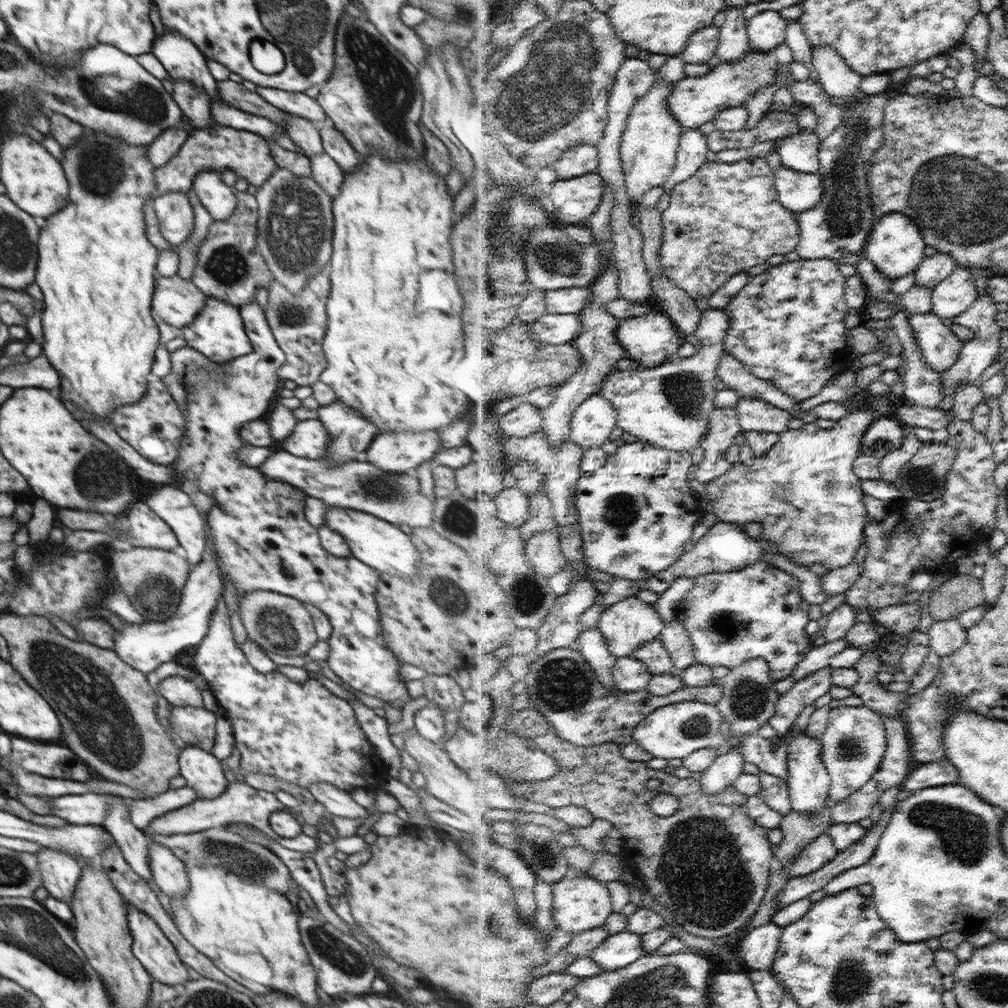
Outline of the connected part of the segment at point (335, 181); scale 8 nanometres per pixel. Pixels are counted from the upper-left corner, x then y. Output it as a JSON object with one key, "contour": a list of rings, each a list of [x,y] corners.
{"contour":[[[326,153],[312,155],[311,161],[312,177],[314,181],[334,198],[340,193],[340,185],[344,181],[344,172],[340,165]]]}

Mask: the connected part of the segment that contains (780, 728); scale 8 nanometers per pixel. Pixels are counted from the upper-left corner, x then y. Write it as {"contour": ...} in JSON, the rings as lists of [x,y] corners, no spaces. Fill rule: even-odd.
{"contour":[[[833,666],[812,673],[798,681],[787,693],[780,698],[778,712],[769,723],[780,736],[791,733],[798,718],[808,705],[814,704],[822,696],[832,691],[836,685],[832,678]]]}

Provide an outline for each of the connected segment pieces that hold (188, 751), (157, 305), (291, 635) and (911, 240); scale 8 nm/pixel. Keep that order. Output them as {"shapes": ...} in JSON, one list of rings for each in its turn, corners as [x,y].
{"shapes":[[[[198,745],[183,747],[178,765],[186,786],[198,793],[198,798],[216,798],[226,790],[228,781],[222,772],[222,764]]],[[[177,274],[173,278],[157,277],[152,293],[152,314],[166,324],[181,330],[194,321],[194,317],[204,307],[204,301],[206,301],[206,294],[197,290],[192,281],[182,279]]],[[[252,591],[240,597],[239,614],[247,633],[256,644],[276,653],[276,656],[304,656],[319,638],[315,632],[314,622],[305,603],[297,598],[272,591]]],[[[892,212],[879,216],[865,255],[874,259],[874,262],[892,279],[898,280],[910,272],[916,272],[920,268],[920,262],[924,258],[923,233],[918,223],[912,217],[901,212]]]]}

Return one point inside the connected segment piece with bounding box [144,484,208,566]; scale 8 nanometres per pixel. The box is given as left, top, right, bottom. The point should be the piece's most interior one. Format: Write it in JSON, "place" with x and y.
{"place":[169,502]}

